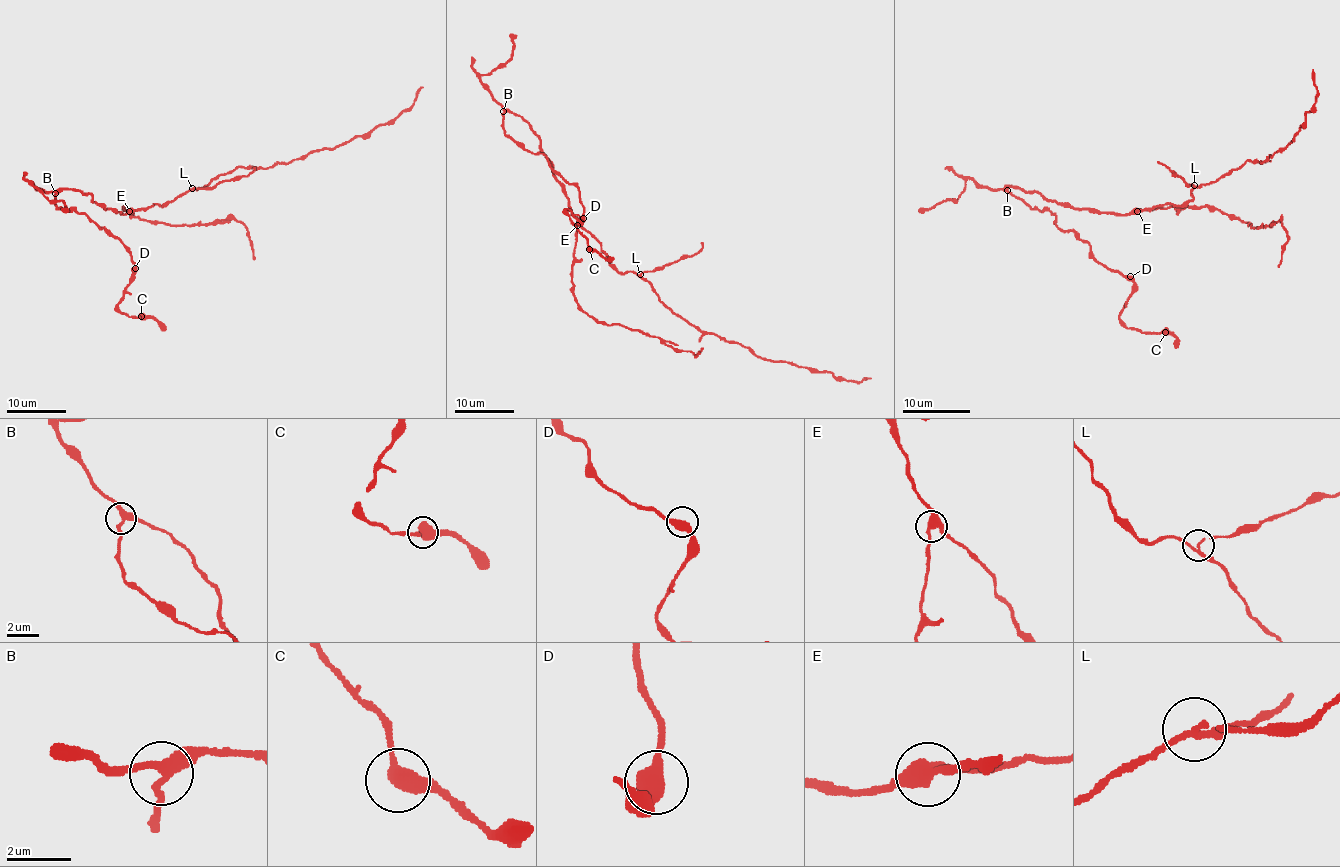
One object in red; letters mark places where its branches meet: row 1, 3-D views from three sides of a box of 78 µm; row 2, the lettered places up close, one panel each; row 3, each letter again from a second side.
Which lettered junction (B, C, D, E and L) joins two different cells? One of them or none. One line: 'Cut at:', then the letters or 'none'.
Cut at: E

